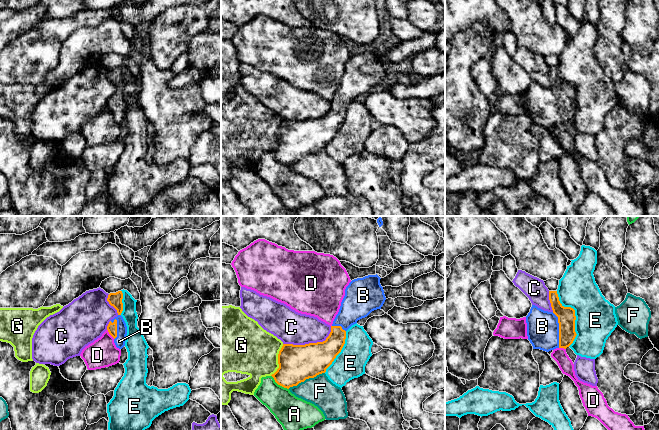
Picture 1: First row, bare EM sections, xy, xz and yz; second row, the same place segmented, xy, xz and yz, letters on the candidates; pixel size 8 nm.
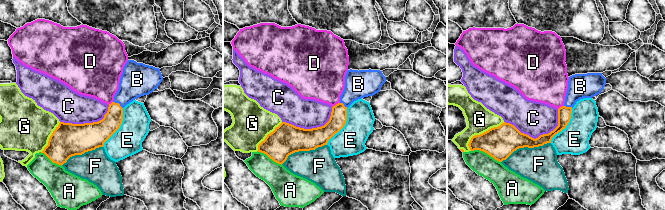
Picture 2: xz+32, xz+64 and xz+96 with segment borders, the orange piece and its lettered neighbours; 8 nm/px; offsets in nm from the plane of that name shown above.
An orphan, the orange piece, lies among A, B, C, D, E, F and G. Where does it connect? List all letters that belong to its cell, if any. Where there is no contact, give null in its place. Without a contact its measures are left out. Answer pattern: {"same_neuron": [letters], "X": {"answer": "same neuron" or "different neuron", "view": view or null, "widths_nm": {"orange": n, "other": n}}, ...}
{"same_neuron": ["B"], "A": {"answer": "different neuron", "view": "xz", "widths_nm": {"orange": 300, "other": 260}}, "B": {"answer": "same neuron", "view": "yz", "widths_nm": {"orange": 140, "other": 260}}, "C": {"answer": "different neuron", "view": "xz", "widths_nm": {"orange": 300, "other": 260}}, "D": {"answer": "different neuron", "view": "xy", "widths_nm": {"orange": 80, "other": 220}}, "E": {"answer": "different neuron", "view": "yz", "widths_nm": {"orange": 140, "other": 320}}, "F": {"answer": "different neuron", "view": "xz", "widths_nm": {"orange": 300, "other": 240}}, "G": {"answer": "different neuron", "view": "xz", "widths_nm": {"orange": 300, "other": 400}}}

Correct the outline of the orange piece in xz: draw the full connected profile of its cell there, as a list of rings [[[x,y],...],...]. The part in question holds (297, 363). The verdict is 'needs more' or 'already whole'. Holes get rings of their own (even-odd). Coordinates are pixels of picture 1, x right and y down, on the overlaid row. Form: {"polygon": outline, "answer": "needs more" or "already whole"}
{"polygon": [[[377,274],[368,275],[349,283],[325,341],[305,345],[283,344],[278,354],[279,368],[271,375],[278,385],[289,389],[326,372],[345,344],[346,331],[383,306],[386,297],[380,279]]], "answer": "needs more"}

